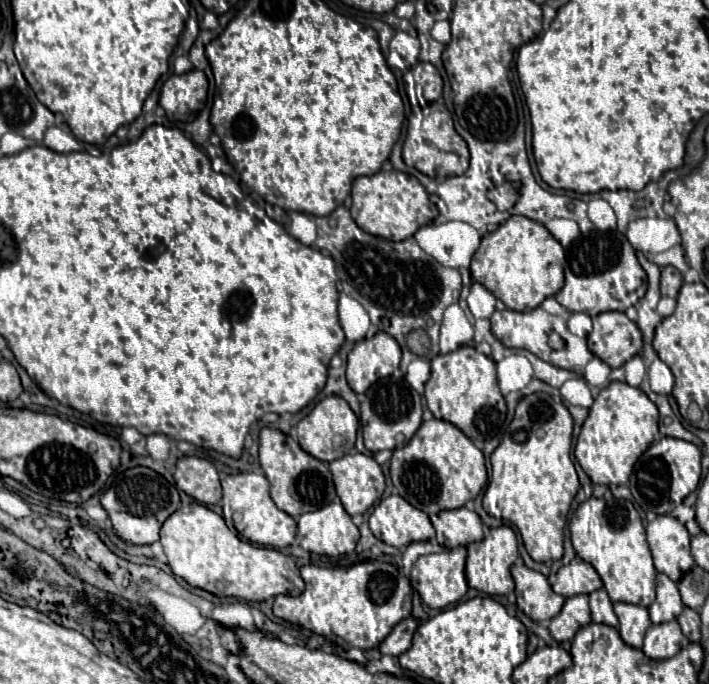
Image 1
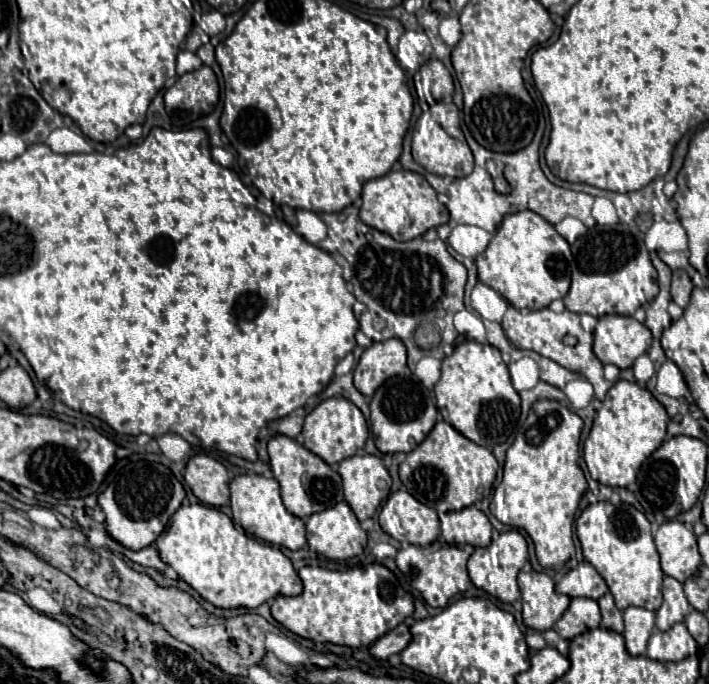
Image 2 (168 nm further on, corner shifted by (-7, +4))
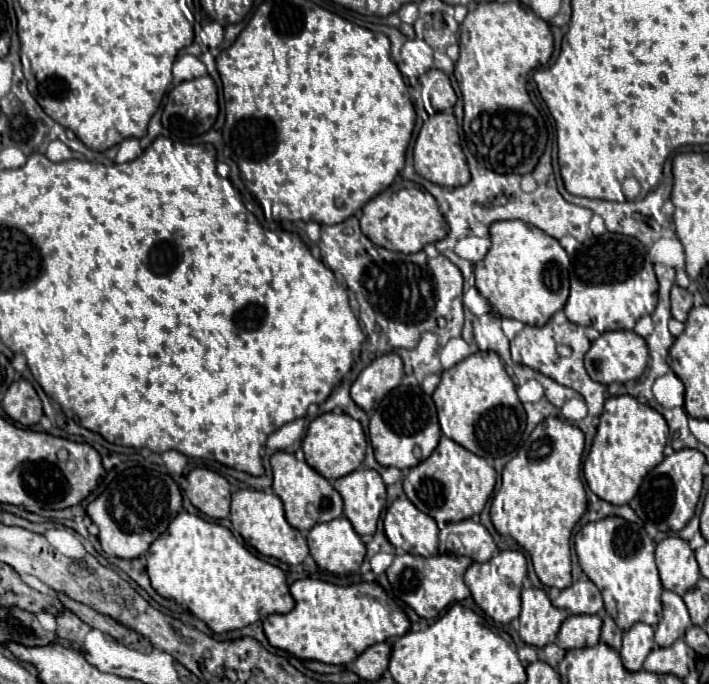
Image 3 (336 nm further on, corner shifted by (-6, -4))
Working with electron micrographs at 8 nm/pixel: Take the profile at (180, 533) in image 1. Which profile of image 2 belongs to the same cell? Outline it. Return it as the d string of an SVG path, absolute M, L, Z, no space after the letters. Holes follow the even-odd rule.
M181 506L155 544L161 560L215 608L255 610L275 596L299 596L303 592L291 560L279 548L239 532L227 514L211 506Z

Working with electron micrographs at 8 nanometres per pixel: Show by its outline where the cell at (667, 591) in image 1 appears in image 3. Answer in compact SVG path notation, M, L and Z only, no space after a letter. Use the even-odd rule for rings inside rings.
M664 590L662 606L664 606L664 612L662 612L662 620L654 628L656 630L654 640L658 646L670 646L674 640L684 636L686 628L692 626L692 622L688 616L688 608L678 594Z

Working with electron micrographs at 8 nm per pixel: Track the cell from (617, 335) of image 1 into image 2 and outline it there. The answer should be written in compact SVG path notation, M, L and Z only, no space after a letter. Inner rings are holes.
M603 316L593 332L593 354L601 364L615 364L625 370L635 358L645 354L651 346L651 332L647 326L631 316Z

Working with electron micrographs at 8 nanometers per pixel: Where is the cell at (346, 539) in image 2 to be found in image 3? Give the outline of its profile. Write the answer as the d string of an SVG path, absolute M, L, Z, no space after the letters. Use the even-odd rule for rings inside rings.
M348 518L316 524L308 532L308 548L314 562L334 574L358 570L366 556L366 546Z

